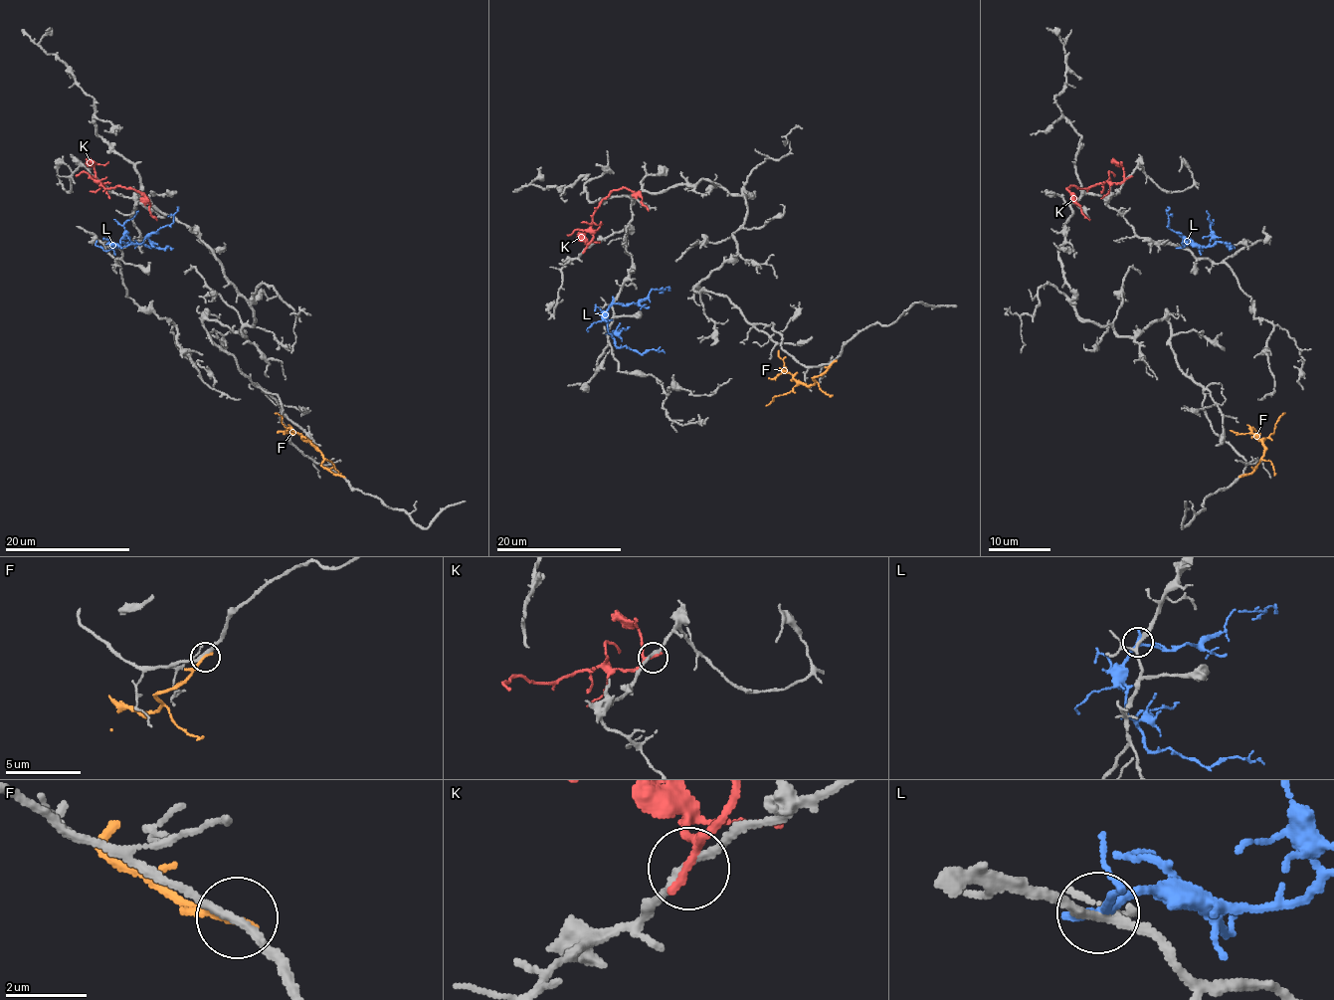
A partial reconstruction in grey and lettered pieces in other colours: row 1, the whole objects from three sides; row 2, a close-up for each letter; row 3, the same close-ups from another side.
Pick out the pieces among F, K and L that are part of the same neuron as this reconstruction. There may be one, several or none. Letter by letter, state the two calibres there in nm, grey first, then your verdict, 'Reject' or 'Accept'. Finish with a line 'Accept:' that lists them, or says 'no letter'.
F: Thickness 190 nm (grey) against 240 nm. Reject
K: Thickness 170 nm (grey) against 190 nm. Reject
L: Thickness 180 nm (grey) against 220 nm. Reject
Accept: no letter

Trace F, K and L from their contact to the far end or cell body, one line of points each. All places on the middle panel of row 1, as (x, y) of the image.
F: (834, 362), (813, 378), (813, 384), (796, 384), (790, 392), (773, 398), (766, 406)
K: (585, 249), (593, 238), (591, 220), (595, 209), (613, 191), (631, 189), (642, 198), (648, 211)
L: (612, 301), (607, 310), (607, 331), (618, 347), (640, 353), (650, 350), (665, 353)

